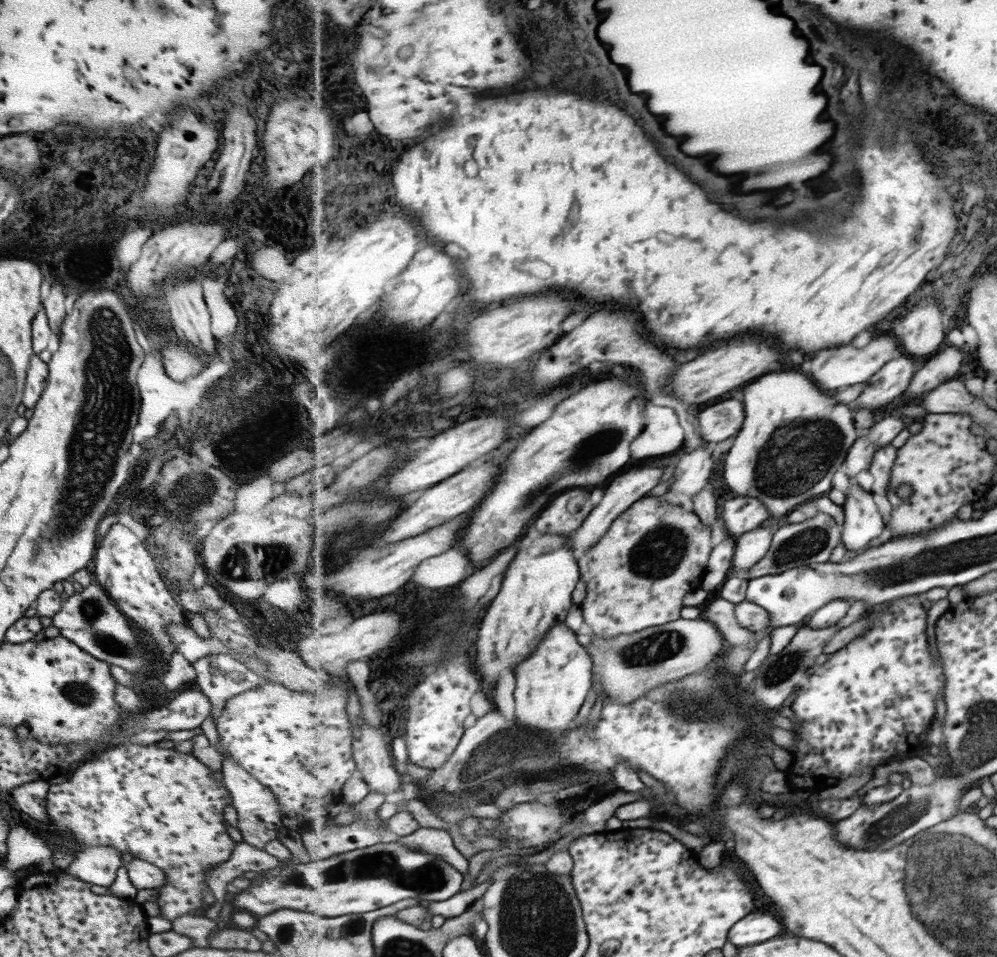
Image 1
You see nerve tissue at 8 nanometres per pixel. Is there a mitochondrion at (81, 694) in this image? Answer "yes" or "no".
yes

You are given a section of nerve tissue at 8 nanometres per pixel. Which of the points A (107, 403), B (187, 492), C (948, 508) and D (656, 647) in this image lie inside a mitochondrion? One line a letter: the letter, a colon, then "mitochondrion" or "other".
A: mitochondrion
B: mitochondrion
C: other
D: mitochondrion

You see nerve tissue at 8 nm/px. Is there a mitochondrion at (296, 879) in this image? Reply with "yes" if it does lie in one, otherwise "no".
yes

